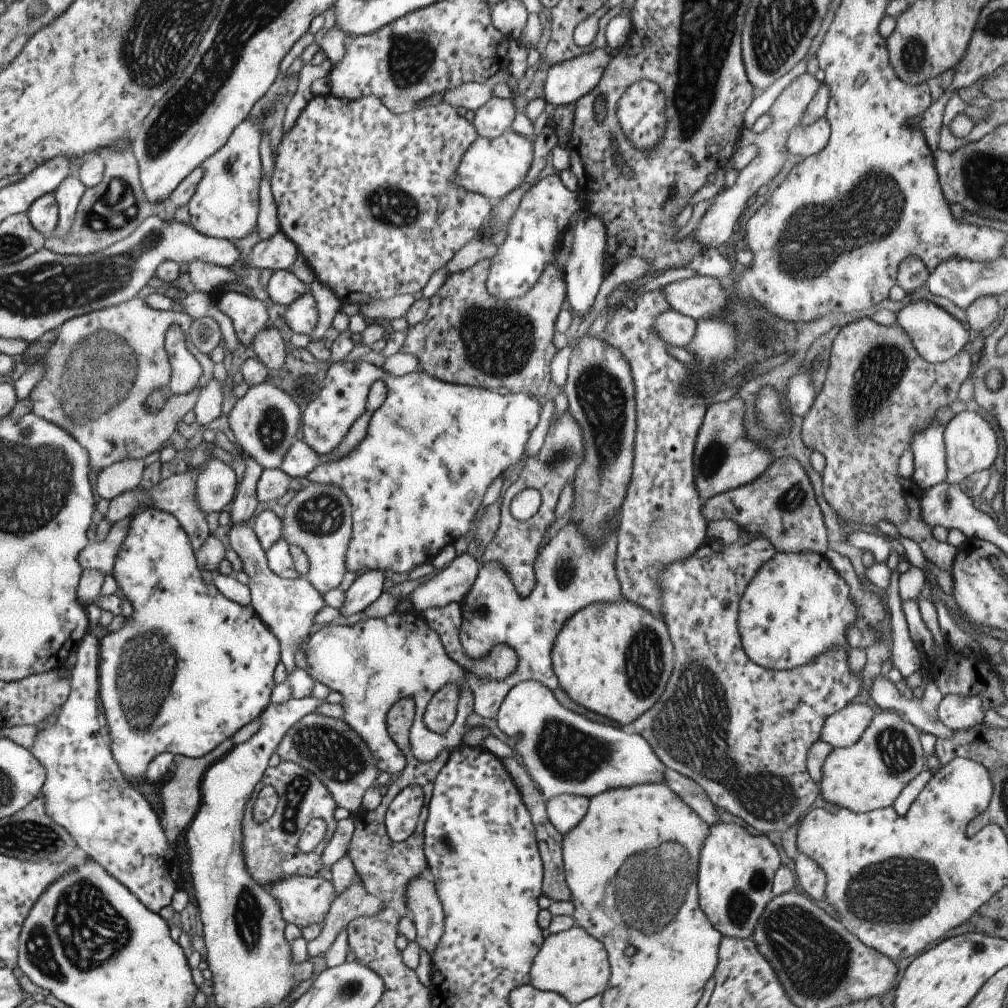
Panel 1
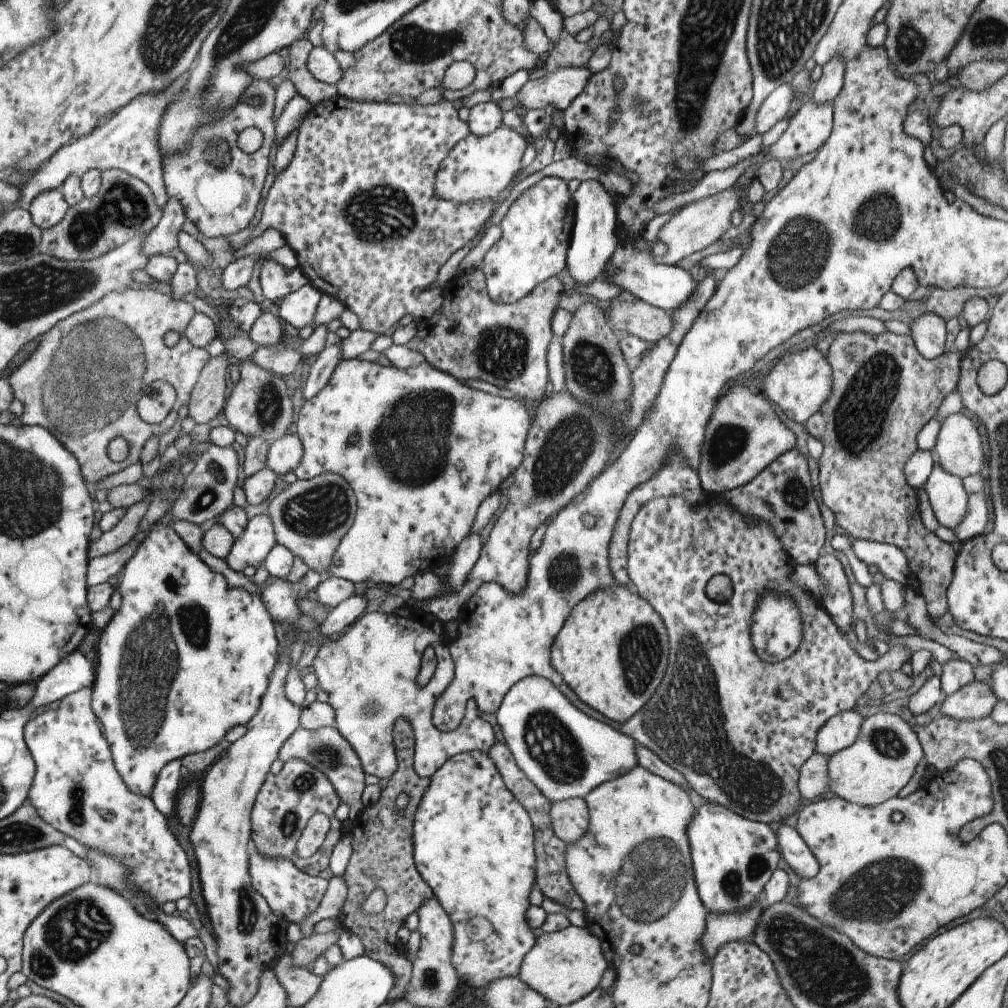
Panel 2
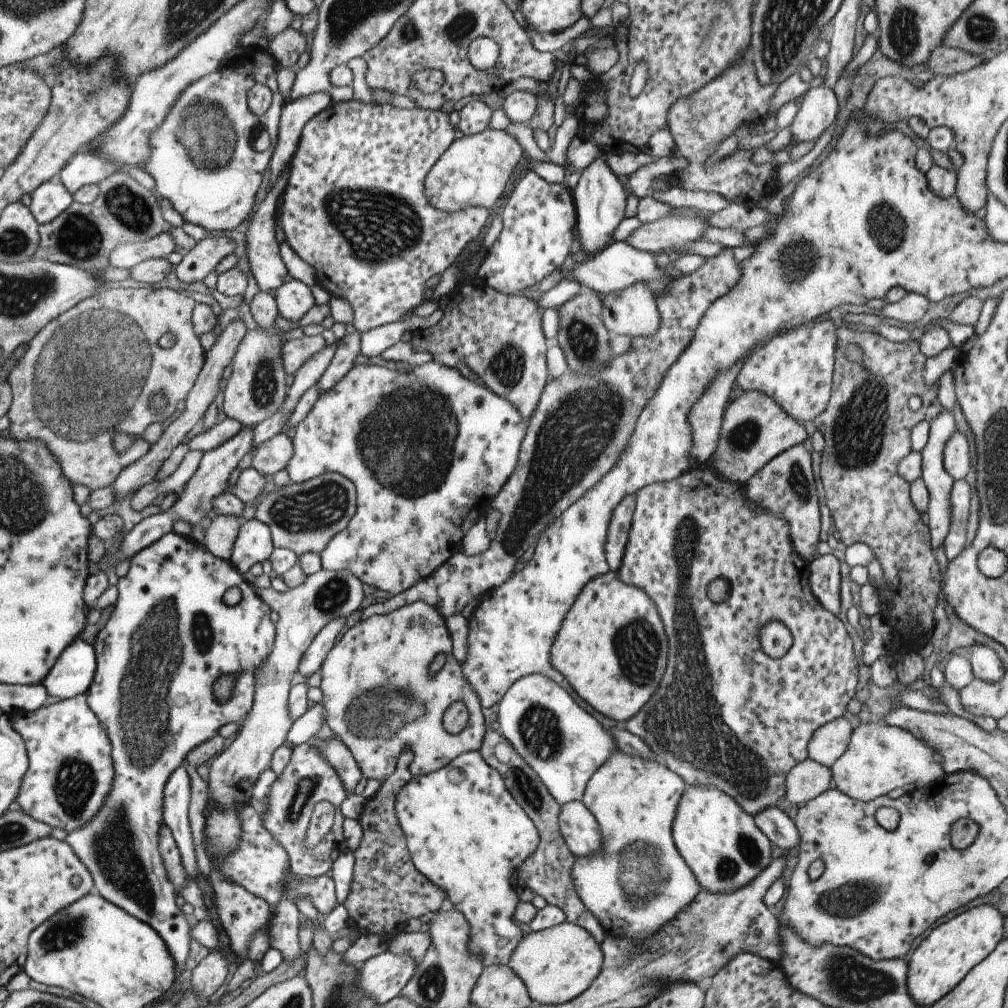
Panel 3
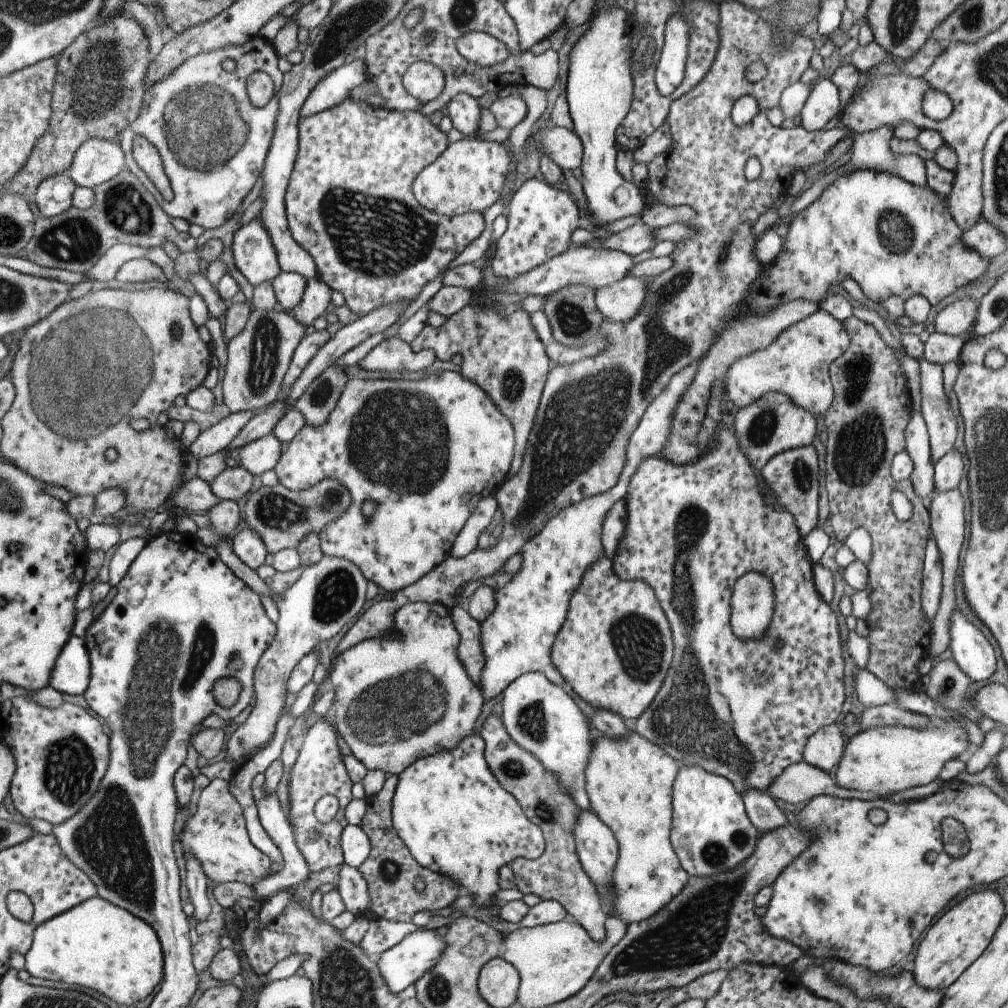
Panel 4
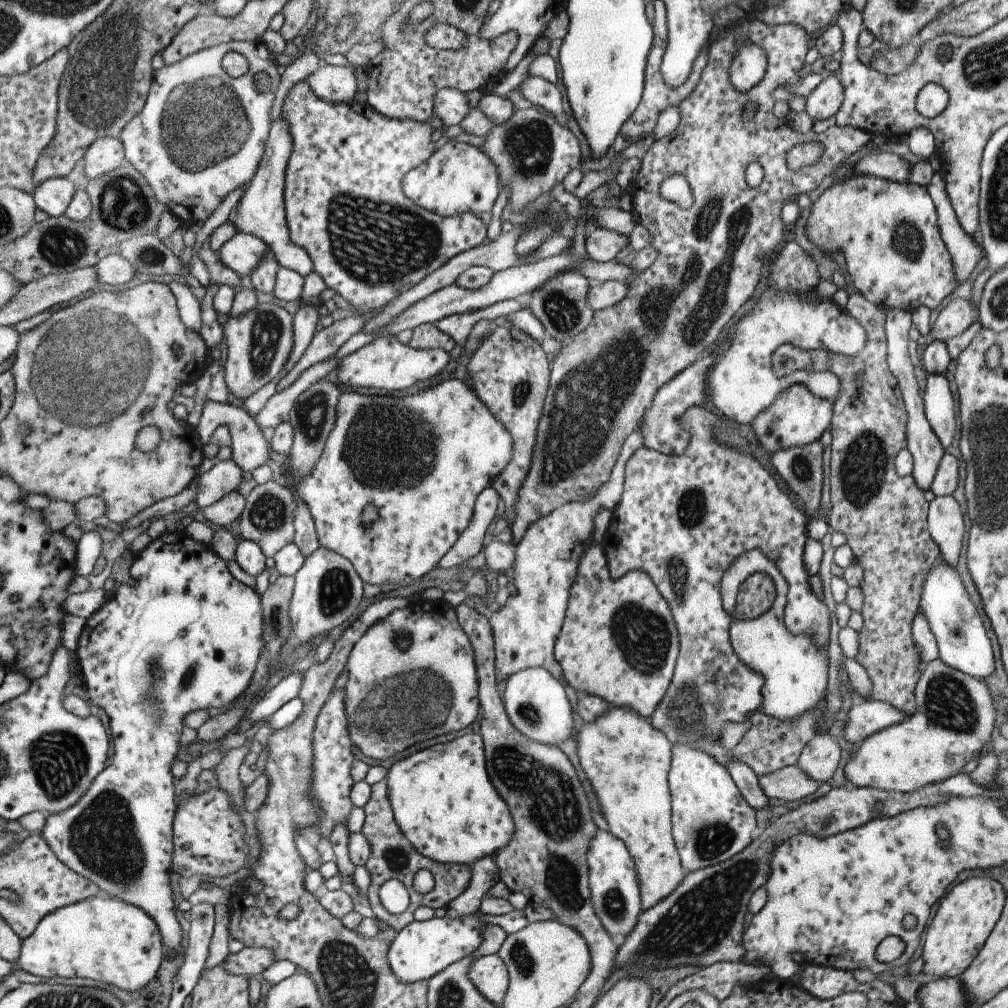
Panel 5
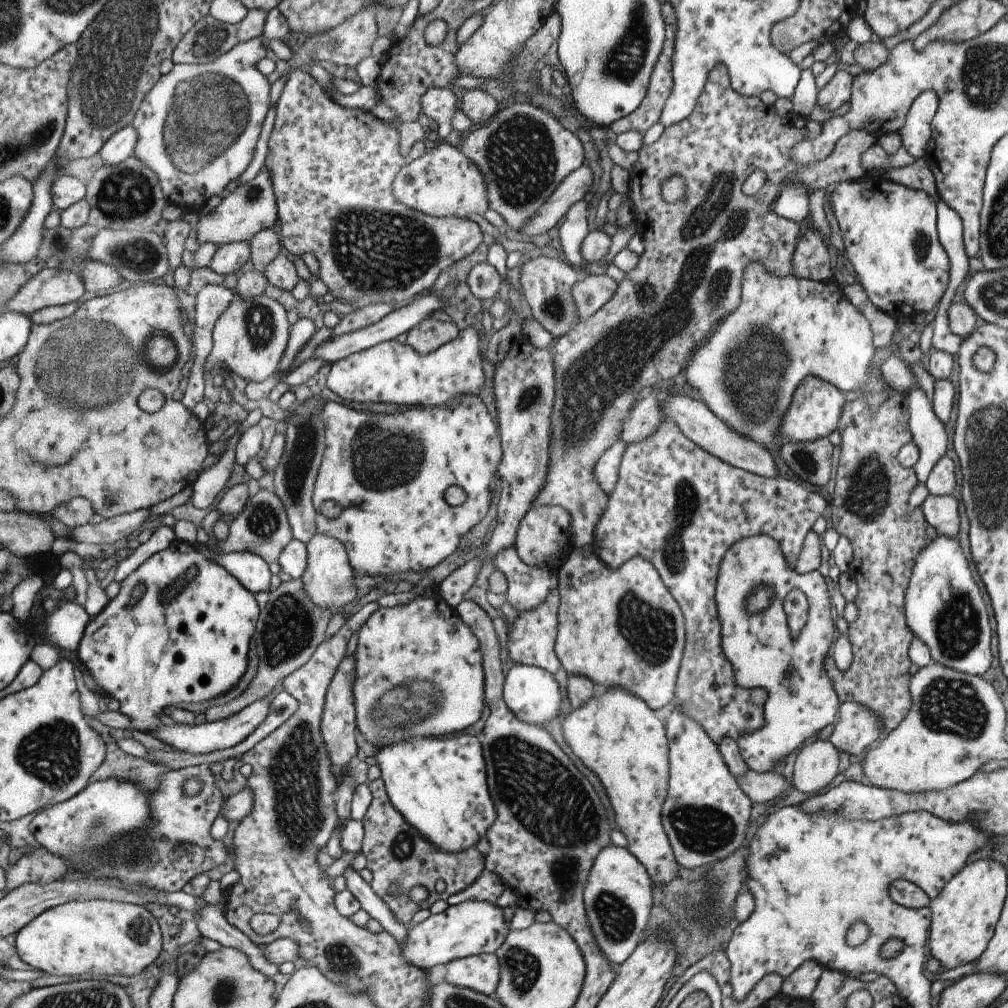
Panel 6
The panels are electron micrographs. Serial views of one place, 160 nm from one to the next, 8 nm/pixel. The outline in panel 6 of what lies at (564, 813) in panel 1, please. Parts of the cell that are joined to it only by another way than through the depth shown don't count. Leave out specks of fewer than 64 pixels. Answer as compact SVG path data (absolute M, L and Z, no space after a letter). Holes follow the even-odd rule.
M609 843L593 859L582 899L596 945L613 965L619 966L642 938L651 908L652 882L643 865L625 848Z

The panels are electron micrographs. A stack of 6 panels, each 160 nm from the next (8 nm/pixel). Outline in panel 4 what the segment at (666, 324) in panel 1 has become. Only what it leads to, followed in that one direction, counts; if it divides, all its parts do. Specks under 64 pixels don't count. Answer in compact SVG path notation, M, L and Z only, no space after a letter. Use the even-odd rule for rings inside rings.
M625 276L594 291L594 301L603 319L626 323L634 318L646 298L647 283L639 277Z

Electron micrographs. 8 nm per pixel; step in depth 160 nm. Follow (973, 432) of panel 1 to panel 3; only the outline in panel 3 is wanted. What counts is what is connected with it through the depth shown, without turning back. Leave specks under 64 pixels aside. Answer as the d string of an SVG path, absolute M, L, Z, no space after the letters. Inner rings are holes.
M957 429L945 441L942 450L942 463L945 472L953 480L963 479L969 470L969 442L965 435Z

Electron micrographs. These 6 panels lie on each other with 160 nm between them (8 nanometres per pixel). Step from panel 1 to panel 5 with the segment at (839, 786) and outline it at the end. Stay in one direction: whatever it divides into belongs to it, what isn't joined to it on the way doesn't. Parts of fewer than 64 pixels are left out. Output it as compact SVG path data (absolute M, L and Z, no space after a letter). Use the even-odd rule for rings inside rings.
M937 658L930 660L920 674L914 697L916 711L910 717L866 736L857 744L859 748L843 767L844 777L851 784L902 793L919 791L928 784L959 773L960 768L968 760L976 758L980 748L990 741L996 716L992 696L983 681L959 672Z

